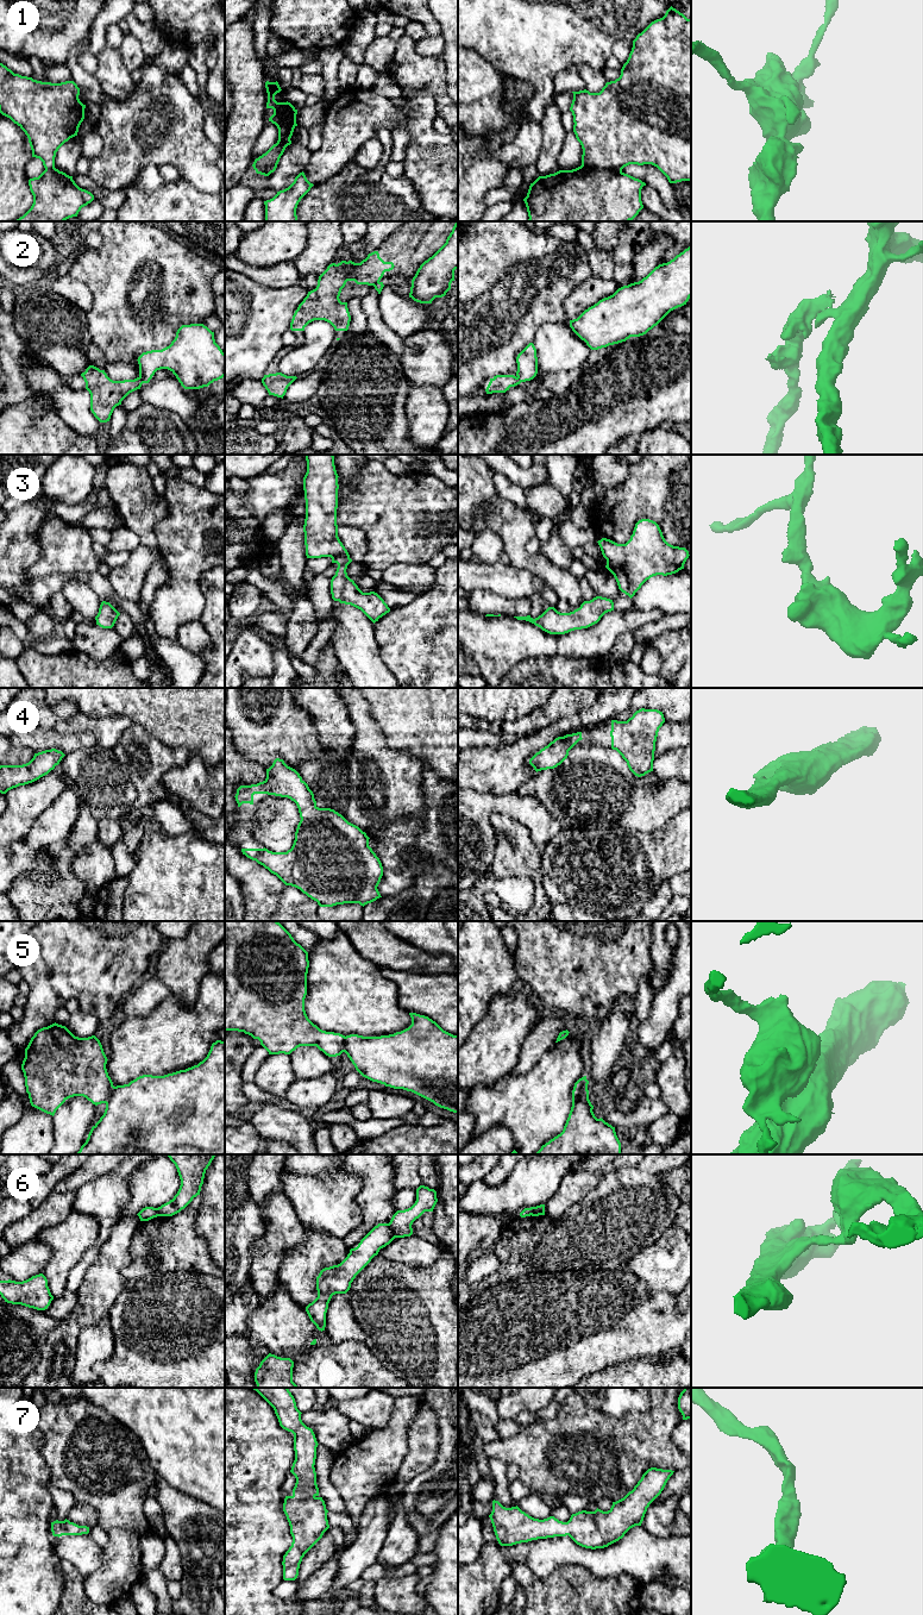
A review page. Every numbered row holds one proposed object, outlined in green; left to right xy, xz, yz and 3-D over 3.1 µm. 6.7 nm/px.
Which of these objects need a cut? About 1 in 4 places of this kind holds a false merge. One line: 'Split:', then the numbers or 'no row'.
Split: 1, 2, 5, 6

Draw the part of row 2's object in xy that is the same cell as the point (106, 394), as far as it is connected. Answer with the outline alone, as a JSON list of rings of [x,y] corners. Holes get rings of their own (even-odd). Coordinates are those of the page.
[[[89,365],[81,374],[86,389],[90,394],[90,411],[100,422],[107,422],[114,408],[132,392],[145,383],[140,377],[134,380],[113,381],[105,370]]]

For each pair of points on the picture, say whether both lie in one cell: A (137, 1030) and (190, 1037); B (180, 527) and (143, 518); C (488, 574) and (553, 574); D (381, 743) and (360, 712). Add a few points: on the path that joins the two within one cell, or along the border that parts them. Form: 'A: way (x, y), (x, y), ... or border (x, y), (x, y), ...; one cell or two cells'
A: way (150, 1037), (177, 1037); one cell
B: border (163, 496), (167, 513), (154, 529), (157, 550); two cells
C: border (510, 563), (538, 575), (542, 580); two cells
D: way (374, 736), (362, 719); one cell

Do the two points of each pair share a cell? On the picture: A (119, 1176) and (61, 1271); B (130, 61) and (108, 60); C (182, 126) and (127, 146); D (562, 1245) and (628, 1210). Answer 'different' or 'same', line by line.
A: different
B: different
C: same
D: same

